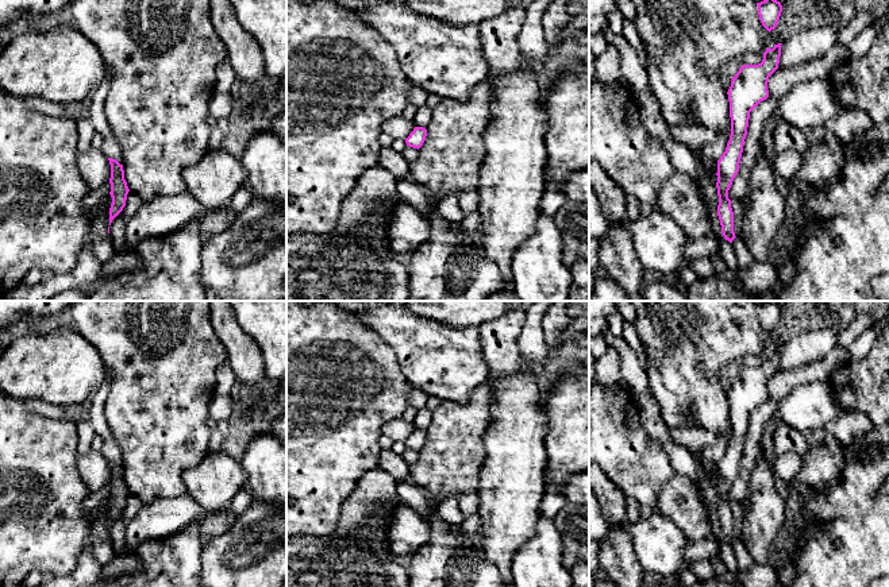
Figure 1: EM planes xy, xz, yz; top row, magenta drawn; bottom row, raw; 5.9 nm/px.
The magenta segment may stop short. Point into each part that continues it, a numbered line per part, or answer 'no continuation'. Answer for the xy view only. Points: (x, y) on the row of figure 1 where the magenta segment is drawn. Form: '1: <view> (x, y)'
no continuation

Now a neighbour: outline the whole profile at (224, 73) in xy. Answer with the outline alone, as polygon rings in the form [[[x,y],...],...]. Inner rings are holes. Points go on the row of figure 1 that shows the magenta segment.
[[[228,58],[222,61],[216,67],[215,92],[230,94],[235,81],[235,73]]]

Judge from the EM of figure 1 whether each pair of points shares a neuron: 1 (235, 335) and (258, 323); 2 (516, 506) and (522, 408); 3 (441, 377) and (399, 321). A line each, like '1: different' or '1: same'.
1: different
2: same
3: same

